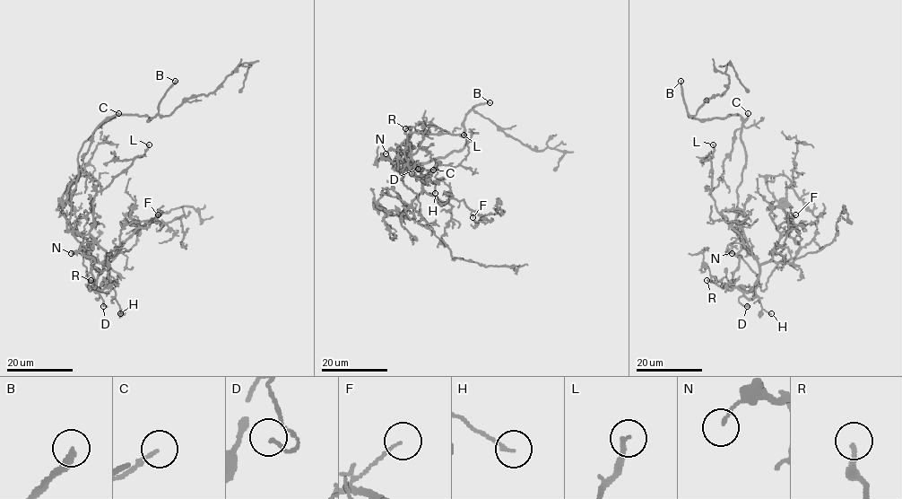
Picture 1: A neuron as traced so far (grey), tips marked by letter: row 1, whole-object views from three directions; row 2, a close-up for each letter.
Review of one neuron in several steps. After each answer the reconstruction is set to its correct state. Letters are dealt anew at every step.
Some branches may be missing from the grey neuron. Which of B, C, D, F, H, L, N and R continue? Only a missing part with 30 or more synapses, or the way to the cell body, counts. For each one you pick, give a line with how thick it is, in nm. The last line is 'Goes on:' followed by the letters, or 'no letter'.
B: 260 nm thick
R: 150 nm thick
Goes on: B, R

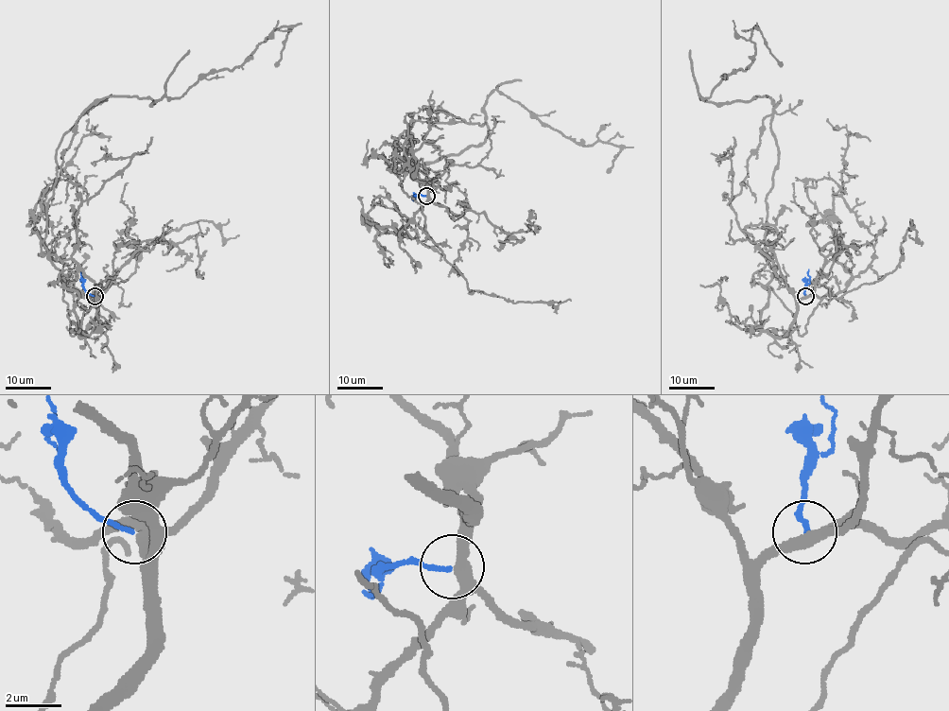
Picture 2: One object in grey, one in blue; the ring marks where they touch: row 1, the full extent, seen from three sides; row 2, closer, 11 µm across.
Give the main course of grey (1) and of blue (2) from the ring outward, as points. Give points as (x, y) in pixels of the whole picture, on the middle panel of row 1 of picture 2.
1: (426, 196), (415, 165), (374, 155), (388, 168), (479, 146), (496, 89), (576, 143), (616, 145), (606, 172)
2: (426, 196), (415, 196), (414, 200), (411, 199)

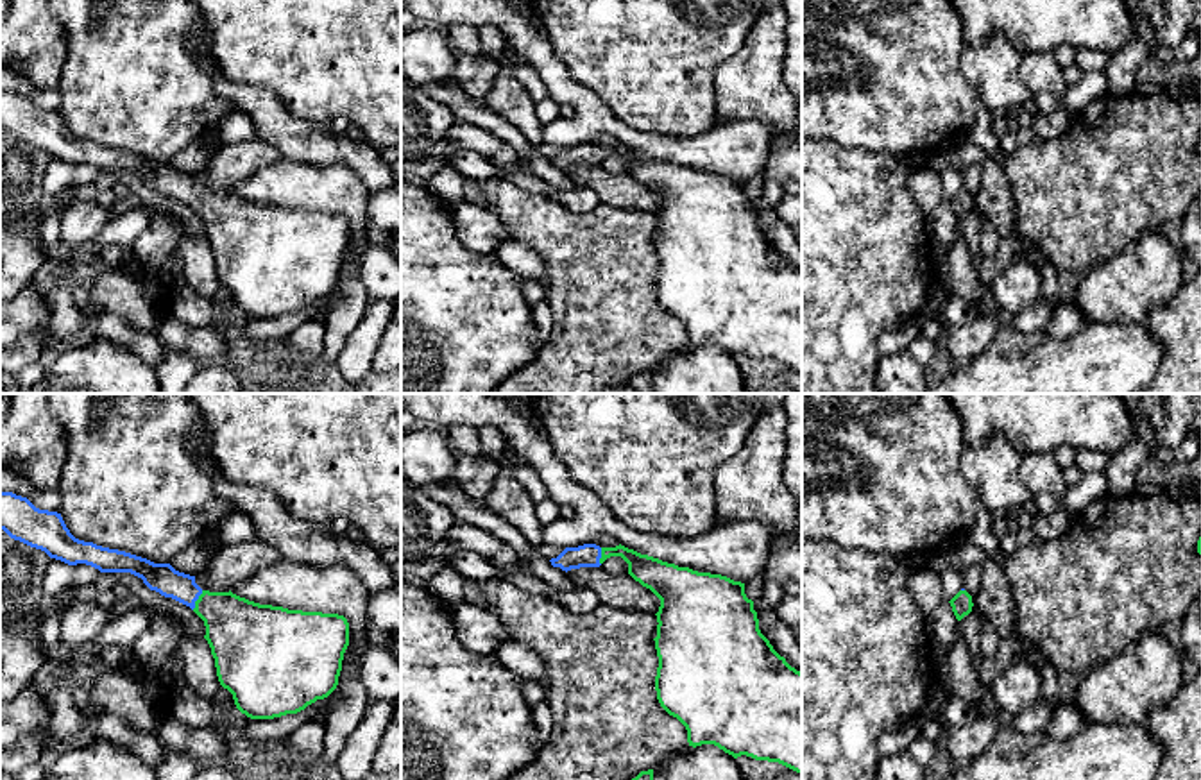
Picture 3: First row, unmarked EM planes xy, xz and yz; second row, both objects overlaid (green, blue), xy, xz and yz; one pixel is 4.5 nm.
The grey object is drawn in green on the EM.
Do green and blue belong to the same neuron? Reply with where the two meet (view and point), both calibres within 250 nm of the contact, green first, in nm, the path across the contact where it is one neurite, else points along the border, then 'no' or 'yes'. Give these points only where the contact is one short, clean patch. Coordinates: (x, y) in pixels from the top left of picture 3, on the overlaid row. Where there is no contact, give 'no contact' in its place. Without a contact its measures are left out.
xy (197, 600) | 300/140 nm | across xy (240, 634), (215, 609), (197, 600), (163, 578) | yes

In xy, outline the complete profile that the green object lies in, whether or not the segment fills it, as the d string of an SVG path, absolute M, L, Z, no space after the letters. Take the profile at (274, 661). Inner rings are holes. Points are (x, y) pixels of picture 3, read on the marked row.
M0 492L0 530L68 565L131 572L165 598L190 606L206 626L217 676L251 719L297 714L338 685L349 623L338 614L260 605L229 592L202 590L170 564L75 538L61 513Z

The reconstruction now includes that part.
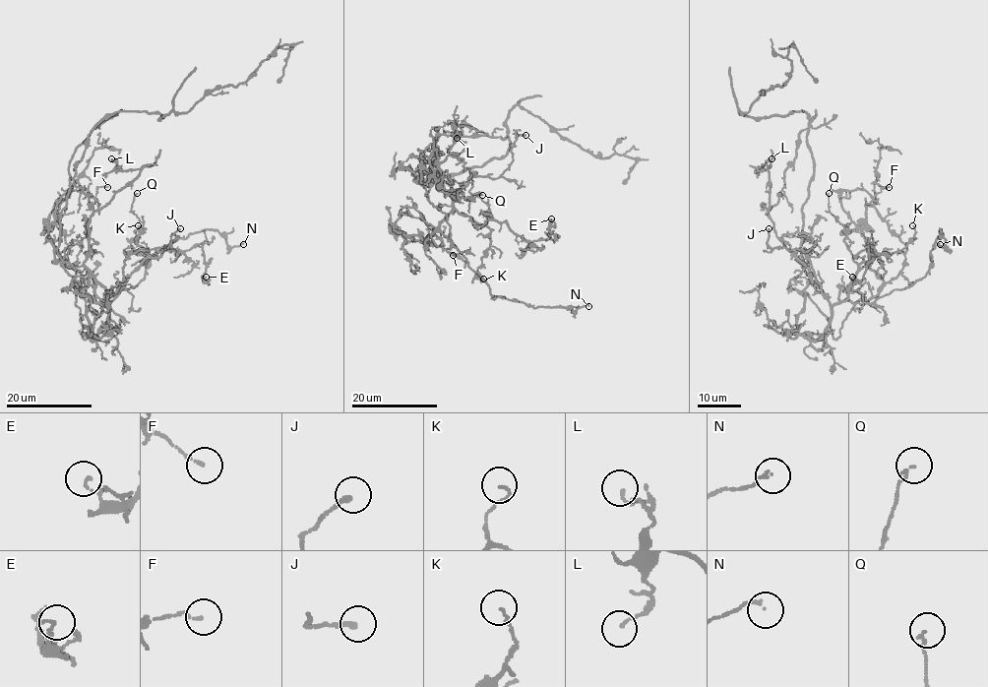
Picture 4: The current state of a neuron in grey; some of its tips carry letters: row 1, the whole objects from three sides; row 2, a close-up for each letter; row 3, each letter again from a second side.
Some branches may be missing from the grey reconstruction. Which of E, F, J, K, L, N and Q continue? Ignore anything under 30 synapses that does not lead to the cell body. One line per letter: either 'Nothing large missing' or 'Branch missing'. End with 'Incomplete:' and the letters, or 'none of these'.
E: Nothing large missing
F: Nothing large missing
J: Nothing large missing
K: Nothing large missing
L: Nothing large missing
N: Nothing large missing
Q: Nothing large missing
Incomplete: none of these

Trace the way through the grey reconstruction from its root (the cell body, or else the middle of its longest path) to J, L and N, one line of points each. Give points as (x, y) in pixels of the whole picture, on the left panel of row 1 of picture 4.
J: (66, 204), (56, 253), (83, 266), (106, 293), (122, 281), (132, 253), (167, 250), (180, 228)
L: (66, 204), (60, 215), (56, 253), (78, 268), (90, 252), (91, 216), (140, 170), (118, 169), (111, 158)
N: (66, 204), (56, 253), (104, 288), (100, 304), (192, 233), (243, 244)

